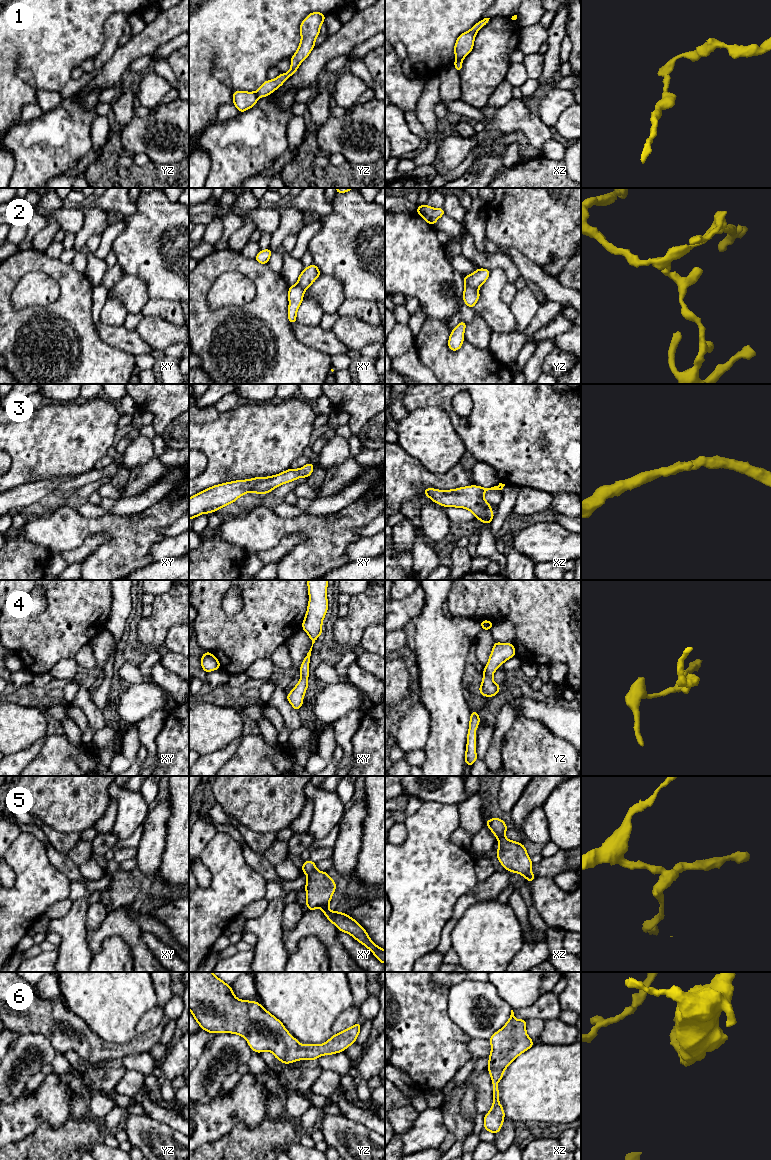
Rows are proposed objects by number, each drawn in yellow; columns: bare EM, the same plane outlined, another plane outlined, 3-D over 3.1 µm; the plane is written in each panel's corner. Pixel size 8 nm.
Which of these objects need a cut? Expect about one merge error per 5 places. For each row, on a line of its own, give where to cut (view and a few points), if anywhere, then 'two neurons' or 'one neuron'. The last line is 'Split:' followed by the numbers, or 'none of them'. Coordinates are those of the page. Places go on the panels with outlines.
1: cut in xz along (456, 59), (461, 60); two neurons
2: cut in yz along (466, 285), (477, 289); two neurons
3: no cut; one neuron
4: no cut; one neuron
5: no cut; one neuron
6: no cut; one neuron
Split: 1, 2

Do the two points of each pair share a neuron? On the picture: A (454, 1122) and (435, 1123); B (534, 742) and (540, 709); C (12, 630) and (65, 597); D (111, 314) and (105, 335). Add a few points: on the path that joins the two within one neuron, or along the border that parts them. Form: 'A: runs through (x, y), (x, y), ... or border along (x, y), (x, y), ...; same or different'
A: border along (441, 1111), (443, 1122), (448, 1131); different
B: border along (519, 714), (539, 720), (557, 735); different
C: runs through (26, 630), (35, 630), (54, 611); same
D: border along (101, 321), (107, 325), (122, 325); different

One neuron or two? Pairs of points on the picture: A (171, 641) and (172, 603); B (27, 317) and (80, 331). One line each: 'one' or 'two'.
A: two
B: one

